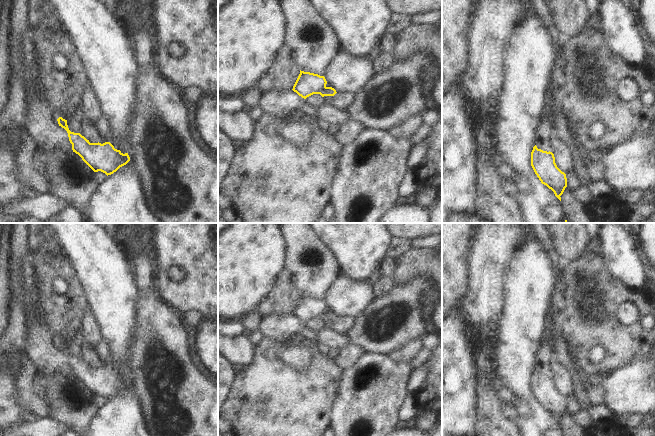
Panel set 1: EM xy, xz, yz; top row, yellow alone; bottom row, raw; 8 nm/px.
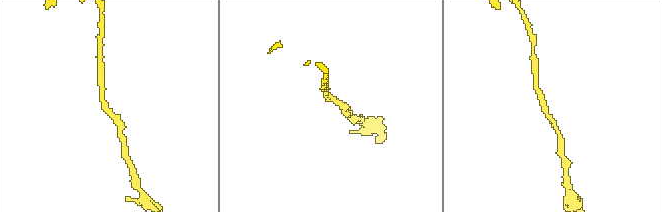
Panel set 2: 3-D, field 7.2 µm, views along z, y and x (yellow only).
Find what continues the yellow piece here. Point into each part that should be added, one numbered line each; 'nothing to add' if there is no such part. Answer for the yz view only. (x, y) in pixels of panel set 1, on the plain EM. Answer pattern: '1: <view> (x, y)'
1: yz (545, 356).

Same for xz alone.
1: xz (341, 324).

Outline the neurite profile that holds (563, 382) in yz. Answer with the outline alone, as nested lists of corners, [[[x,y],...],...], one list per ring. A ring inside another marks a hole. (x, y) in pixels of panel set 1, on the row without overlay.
[[[554,360],[552,371],[557,391],[565,398],[572,396],[574,394],[573,382],[566,368]]]

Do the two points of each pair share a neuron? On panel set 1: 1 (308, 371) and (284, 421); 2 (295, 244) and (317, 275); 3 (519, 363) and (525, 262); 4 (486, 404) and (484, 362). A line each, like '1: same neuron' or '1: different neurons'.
1: same neuron
2: same neuron
3: same neuron
4: same neuron

